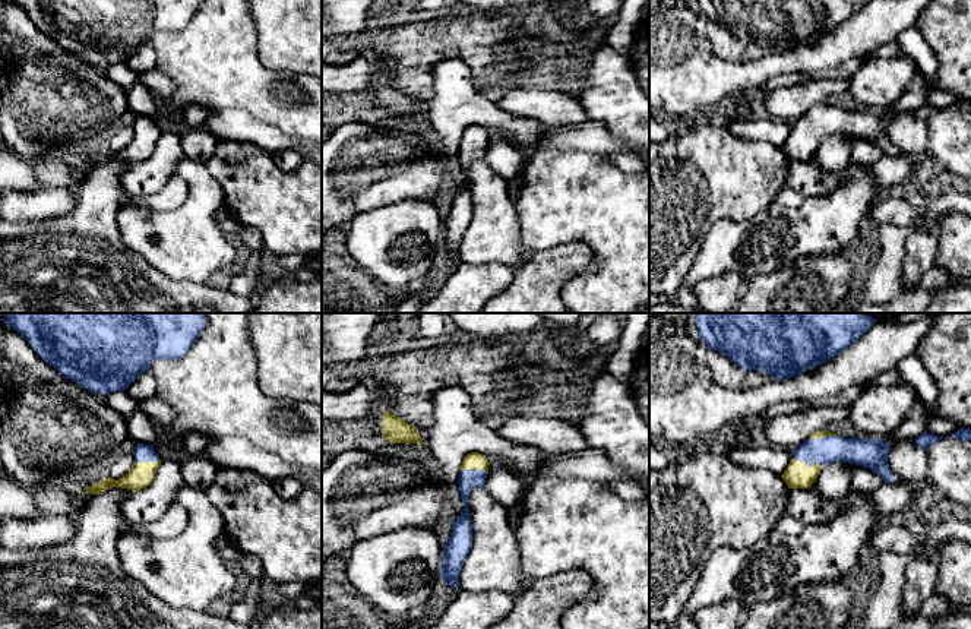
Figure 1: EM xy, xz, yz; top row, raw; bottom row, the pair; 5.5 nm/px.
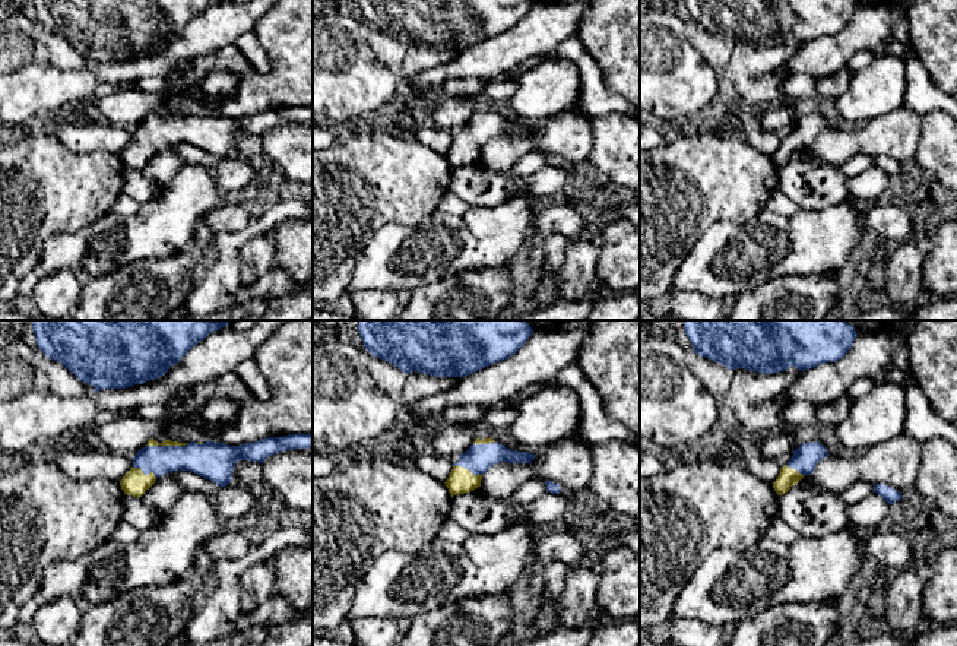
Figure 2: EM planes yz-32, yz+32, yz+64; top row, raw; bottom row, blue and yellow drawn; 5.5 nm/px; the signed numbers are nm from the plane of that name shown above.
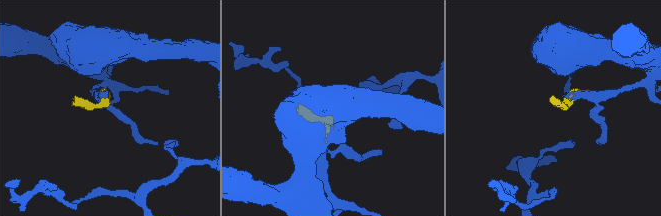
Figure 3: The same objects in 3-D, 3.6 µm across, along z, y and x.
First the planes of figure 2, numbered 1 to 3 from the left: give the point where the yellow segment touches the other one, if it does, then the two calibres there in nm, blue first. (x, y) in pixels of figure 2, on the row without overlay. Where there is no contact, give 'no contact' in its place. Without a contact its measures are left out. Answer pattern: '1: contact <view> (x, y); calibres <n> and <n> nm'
1: contact yz-32 (167, 119); calibres 190 and 40 nm
2: contact yz+32 (468, 141); calibres 160 and 140 nm
3: contact yz+64 (795, 141); calibres 140 and 100 nm

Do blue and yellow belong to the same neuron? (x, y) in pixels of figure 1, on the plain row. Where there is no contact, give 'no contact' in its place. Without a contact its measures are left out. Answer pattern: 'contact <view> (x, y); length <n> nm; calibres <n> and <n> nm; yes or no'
contact yz (809, 138); length 180 nm; calibres 150 and 140 nm; yes

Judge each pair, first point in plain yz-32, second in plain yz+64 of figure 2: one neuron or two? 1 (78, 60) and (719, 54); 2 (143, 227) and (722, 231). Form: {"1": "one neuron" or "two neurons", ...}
{"1": "one neuron", "2": "one neuron"}

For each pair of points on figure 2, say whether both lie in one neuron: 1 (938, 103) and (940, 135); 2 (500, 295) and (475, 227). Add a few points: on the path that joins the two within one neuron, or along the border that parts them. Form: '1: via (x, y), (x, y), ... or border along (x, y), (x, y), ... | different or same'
1: border along (941, 110), (932, 110), (922, 116) | different
2: border along (510, 265), (463, 269), (456, 274) | different

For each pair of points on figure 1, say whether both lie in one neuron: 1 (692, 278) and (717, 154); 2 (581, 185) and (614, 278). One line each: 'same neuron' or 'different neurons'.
1: different neurons
2: same neuron

